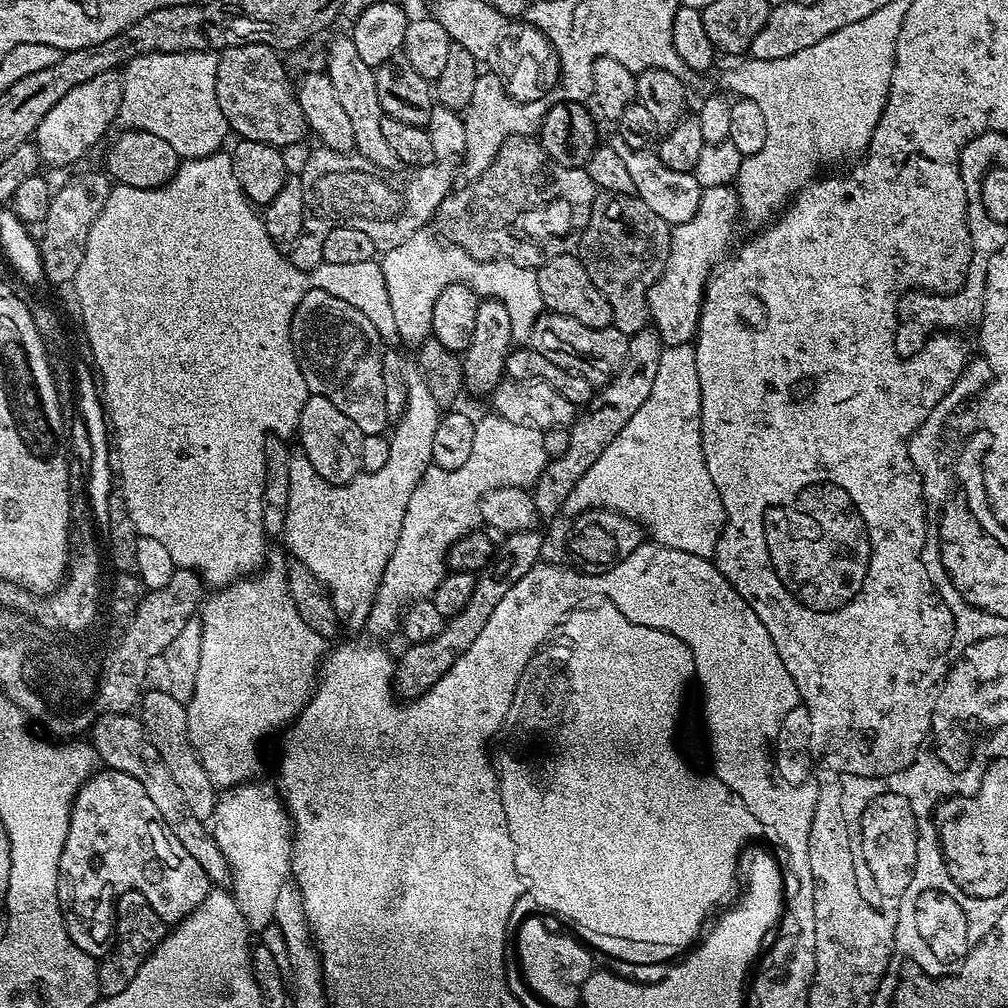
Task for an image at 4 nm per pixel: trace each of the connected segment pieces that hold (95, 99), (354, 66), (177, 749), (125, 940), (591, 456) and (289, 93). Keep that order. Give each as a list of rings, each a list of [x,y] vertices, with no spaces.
[[[119,71],[98,74],[98,78],[90,78],[90,82],[82,82],[82,86],[74,86],[66,98],[58,98],[58,103],[42,118],[36,128],[34,143],[40,151],[41,161],[45,165],[53,164],[56,168],[64,168],[75,160],[80,160],[104,135],[108,127],[117,123],[120,114],[120,85],[122,76]]]
[[[351,35],[336,36],[332,45],[328,48],[328,68],[326,75],[338,94],[338,102],[342,102],[342,108],[350,117],[350,126],[354,126],[356,138],[355,149],[365,160],[369,160],[372,167],[381,170],[401,167],[400,159],[390,150],[386,142],[386,134],[382,134],[382,122],[385,120],[384,111],[378,102],[378,86],[376,85],[376,73],[362,58],[358,58],[358,50],[354,50],[354,42]]]
[[[148,690],[140,697],[138,718],[144,724],[144,732],[158,750],[162,762],[166,762],[166,770],[170,770],[174,782],[178,782],[179,788],[182,789],[182,794],[186,797],[186,806],[190,806],[190,814],[194,814],[194,818],[198,818],[201,822],[211,821],[218,799],[218,788],[214,783],[213,773],[211,776],[204,769],[199,754],[192,749],[192,744],[188,741],[190,729],[187,707],[166,690],[160,692]]]
[[[131,888],[116,897],[114,907],[116,945],[113,946],[108,960],[101,959],[96,969],[101,997],[122,994],[122,990],[126,990],[126,986],[130,986],[134,974],[138,974],[138,970],[143,966],[150,953],[159,944],[164,943],[164,938],[169,931],[169,925],[165,924],[162,918],[158,918],[158,910],[154,910],[154,906],[150,906],[150,902],[146,902],[146,894]]]
[[[649,326],[628,338],[628,353],[616,375],[593,395],[592,401],[577,415],[570,425],[570,446],[566,454],[549,459],[544,472],[536,480],[532,500],[541,517],[552,518],[561,511],[566,494],[574,490],[578,478],[598,462],[602,450],[622,434],[626,422],[638,414],[638,406],[650,398],[654,378],[658,375],[658,362],[662,362],[665,345],[655,327]]]
[[[243,44],[225,48],[218,55],[218,106],[226,118],[229,129],[237,132],[240,140],[253,140],[273,144],[275,148],[288,150],[304,135],[309,135],[308,119],[302,114],[300,103],[294,95],[294,84],[288,81],[281,53],[265,44]]]

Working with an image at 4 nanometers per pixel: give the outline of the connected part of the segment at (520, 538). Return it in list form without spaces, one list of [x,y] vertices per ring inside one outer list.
[[[529,530],[526,532],[510,532],[503,537],[504,541],[499,541],[496,549],[496,555],[491,564],[486,565],[482,571],[475,573],[476,585],[470,594],[470,602],[458,610],[458,614],[447,617],[444,629],[442,629],[434,638],[423,640],[417,644],[409,643],[408,649],[401,656],[398,656],[396,664],[396,675],[394,677],[394,691],[400,698],[415,698],[422,695],[482,634],[486,622],[490,622],[490,614],[494,614],[494,606],[502,602],[506,590],[514,586],[530,569],[538,563],[541,563],[542,553],[544,551],[544,537],[539,531]]]

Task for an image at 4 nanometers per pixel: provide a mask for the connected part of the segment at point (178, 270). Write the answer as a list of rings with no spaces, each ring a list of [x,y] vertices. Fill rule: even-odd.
[[[221,150],[197,160],[184,160],[176,169],[175,177],[159,188],[131,188],[125,184],[116,184],[109,191],[106,206],[102,206],[94,226],[90,226],[86,254],[82,258],[82,266],[78,266],[74,289],[76,288],[76,300],[80,303],[80,316],[84,319],[84,332],[88,335],[88,348],[92,351],[92,360],[100,371],[101,382],[104,383],[104,404],[108,407],[109,416],[107,419],[115,430],[114,447],[118,450],[122,470],[118,483],[125,495],[126,510],[129,511],[130,521],[136,527],[137,533],[158,538],[158,542],[166,546],[170,558],[174,558],[177,568],[195,570],[205,585],[213,584],[216,588],[234,583],[239,576],[254,571],[263,562],[264,540],[266,541],[262,522],[264,442],[266,434],[279,434],[288,438],[291,432],[293,435],[299,429],[302,406],[306,406],[310,395],[306,378],[300,369],[297,345],[296,348],[292,345],[292,319],[296,313],[296,304],[302,302],[302,298],[311,288],[326,290],[350,302],[350,306],[362,310],[362,314],[366,314],[366,318],[374,322],[380,337],[396,344],[401,336],[412,350],[416,350],[432,336],[432,311],[440,291],[451,284],[465,284],[481,298],[502,302],[502,306],[506,306],[506,311],[510,314],[513,341],[527,341],[531,337],[536,319],[545,311],[536,272],[531,267],[521,267],[510,260],[473,260],[459,246],[440,240],[435,240],[428,230],[421,230],[413,239],[402,242],[402,246],[389,247],[384,256],[384,272],[376,265],[377,261],[371,259],[366,262],[350,262],[346,266],[323,263],[320,267],[313,268],[309,275],[306,272],[297,272],[291,259],[282,249],[274,246],[270,234],[266,234],[264,217],[242,190],[232,165],[232,157],[227,151]],[[400,291],[405,292],[405,304],[404,308],[396,312],[395,306],[392,305],[392,296],[398,295]]]

